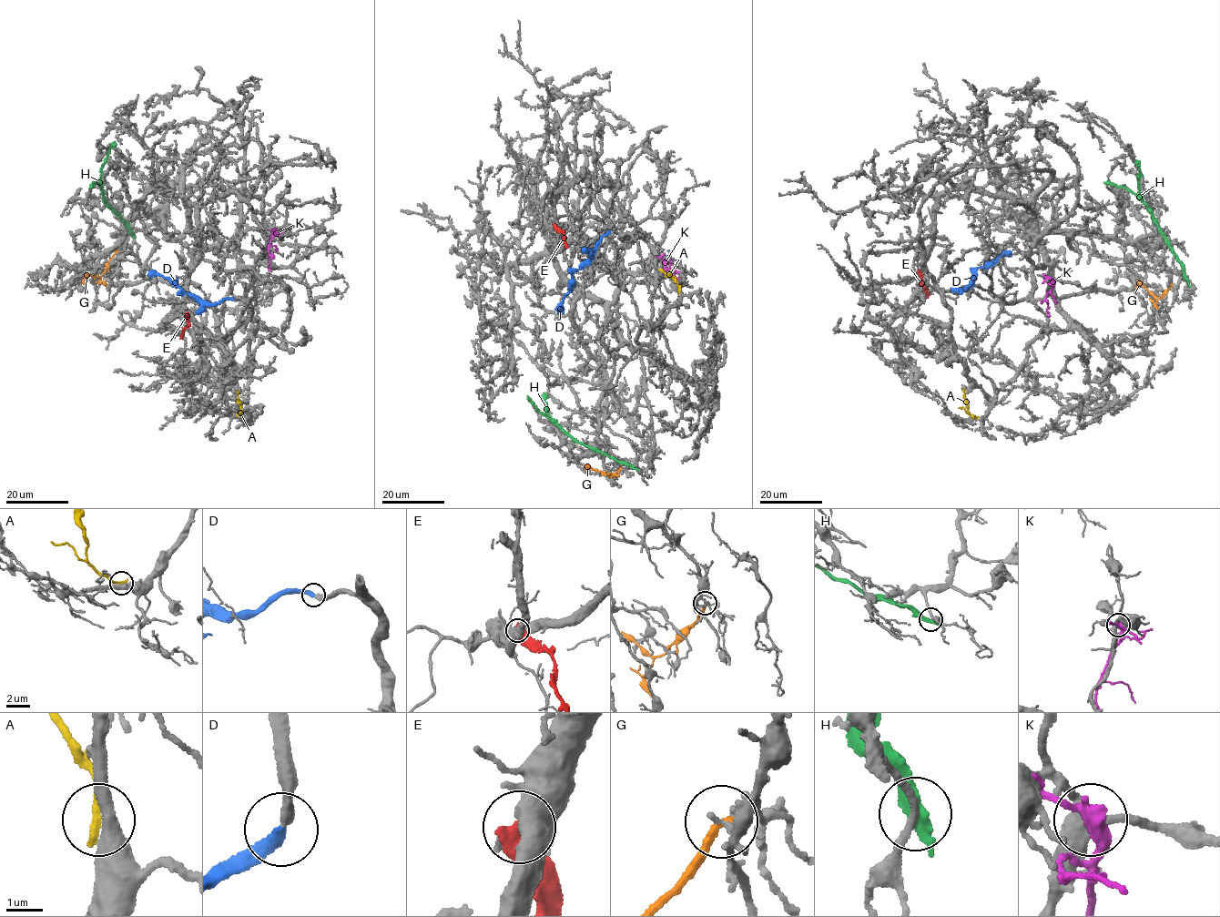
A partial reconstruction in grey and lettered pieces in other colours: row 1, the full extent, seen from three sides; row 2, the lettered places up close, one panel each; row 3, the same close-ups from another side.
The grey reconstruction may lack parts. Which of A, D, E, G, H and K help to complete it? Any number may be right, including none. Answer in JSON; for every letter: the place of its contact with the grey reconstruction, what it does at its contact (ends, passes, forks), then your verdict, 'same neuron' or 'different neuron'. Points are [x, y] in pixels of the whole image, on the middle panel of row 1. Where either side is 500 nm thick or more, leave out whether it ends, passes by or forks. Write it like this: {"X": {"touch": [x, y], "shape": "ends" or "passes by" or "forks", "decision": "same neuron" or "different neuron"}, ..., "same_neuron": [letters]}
{"A": {"touch": [679, 290], "shape": "ends", "decision": "different neuron"}, "D": {"touch": [609, 231], "shape": "ends", "decision": "same neuron"}, "E": {"touch": [554, 226], "decision": "different neuron"}, "G": {"touch": [619, 468], "shape": "ends", "decision": "different neuron"}, "H": {"touch": [635, 468], "shape": "ends", "decision": "different neuron"}, "K": {"touch": [663, 263], "shape": "passes by", "decision": "different neuron"}, "same_neuron": ["D"]}

